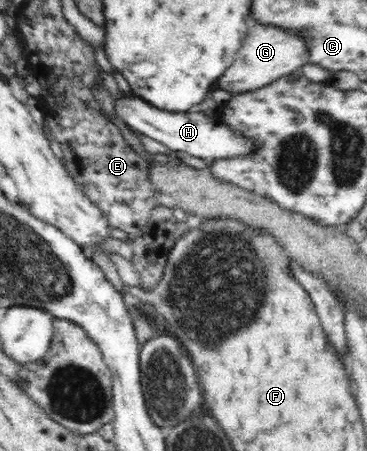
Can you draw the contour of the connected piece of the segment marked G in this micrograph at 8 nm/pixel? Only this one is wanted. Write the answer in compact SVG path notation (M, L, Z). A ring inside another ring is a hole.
M251 23L237 53L237 58L222 75L217 77L216 84L218 88L233 94L254 91L274 83L278 78L301 70L308 63L310 63L309 51L299 31Z

